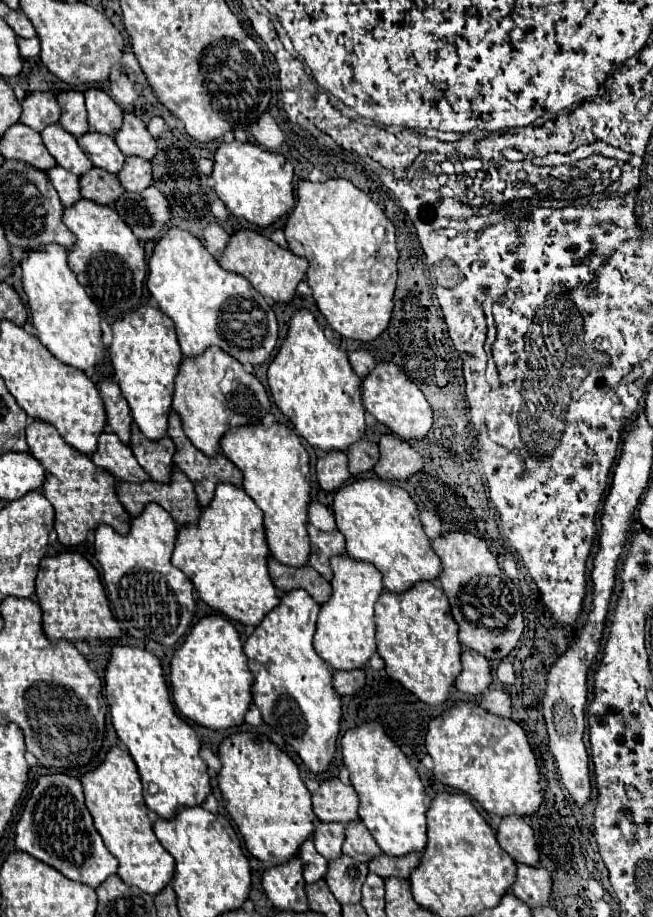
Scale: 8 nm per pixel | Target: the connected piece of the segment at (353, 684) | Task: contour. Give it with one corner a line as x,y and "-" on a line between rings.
350,669
350,671
332,671
332,685
334,691
340,695
352,695
364,685
364,671

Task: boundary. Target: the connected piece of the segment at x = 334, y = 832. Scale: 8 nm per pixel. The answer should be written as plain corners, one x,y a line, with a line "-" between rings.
316,819
314,823
314,845
316,851
324,859
336,859
342,853
342,841
344,841
344,825
342,823
324,823

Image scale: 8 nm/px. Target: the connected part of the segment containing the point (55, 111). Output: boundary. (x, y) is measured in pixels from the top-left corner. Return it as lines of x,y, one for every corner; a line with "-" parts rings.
34,91
28,93
22,101
22,117
20,121
36,131
42,131
44,125
58,123
60,105
56,103
54,93
50,91

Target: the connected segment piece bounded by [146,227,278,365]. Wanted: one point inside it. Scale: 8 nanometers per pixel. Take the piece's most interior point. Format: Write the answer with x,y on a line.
210,306

